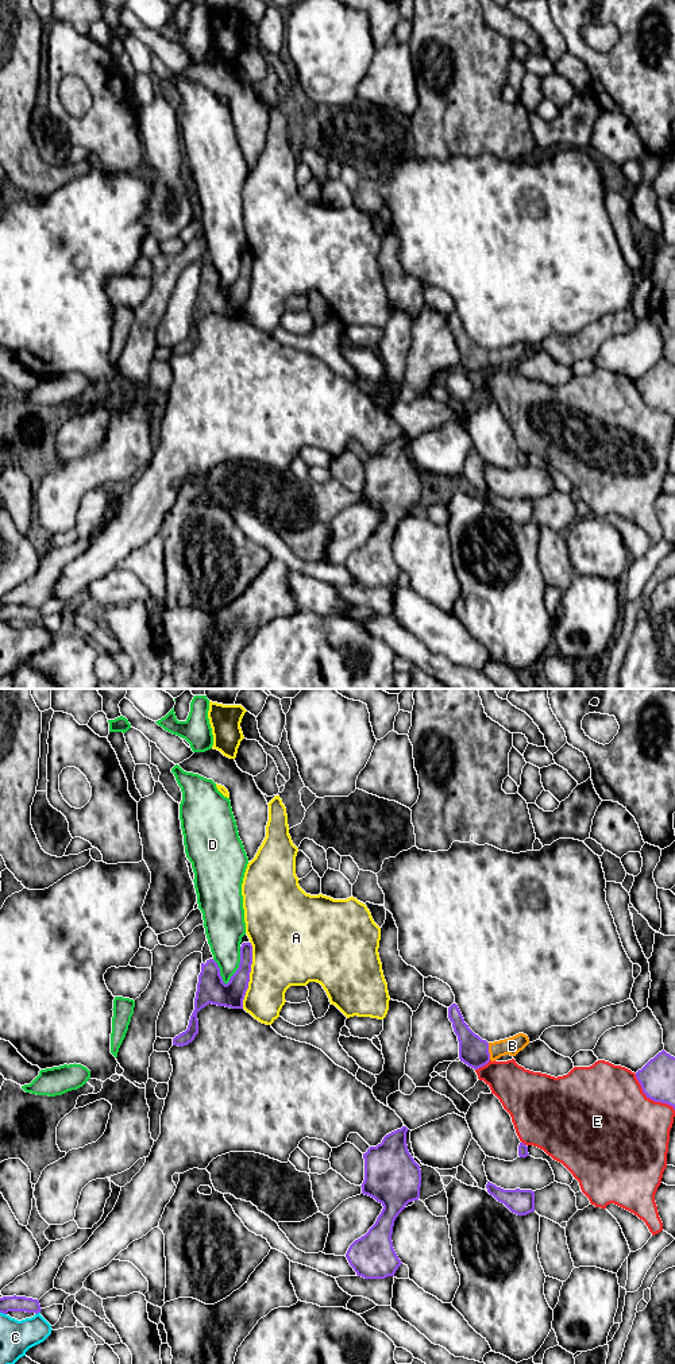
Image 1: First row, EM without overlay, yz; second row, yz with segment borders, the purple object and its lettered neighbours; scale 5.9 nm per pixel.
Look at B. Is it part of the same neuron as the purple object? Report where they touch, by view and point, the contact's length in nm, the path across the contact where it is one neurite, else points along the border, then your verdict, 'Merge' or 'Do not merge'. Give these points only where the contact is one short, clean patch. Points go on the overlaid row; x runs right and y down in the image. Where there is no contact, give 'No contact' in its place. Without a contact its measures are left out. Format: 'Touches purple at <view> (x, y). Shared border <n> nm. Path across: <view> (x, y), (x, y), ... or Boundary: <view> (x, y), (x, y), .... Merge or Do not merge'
Touches purple at yz (488, 1051). Shared border 110 nm. Path across: yz (473, 1051), (488, 1051), (512, 1045). Merge

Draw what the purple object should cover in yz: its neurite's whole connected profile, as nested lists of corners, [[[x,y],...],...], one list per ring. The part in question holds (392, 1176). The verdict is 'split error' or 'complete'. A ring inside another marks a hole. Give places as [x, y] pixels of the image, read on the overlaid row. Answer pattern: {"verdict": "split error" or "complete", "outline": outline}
{"verdict": "complete", "outline": [[[402,1126],[386,1134],[381,1144],[370,1147],[364,1159],[362,1194],[374,1198],[383,1209],[375,1224],[355,1240],[346,1257],[358,1276],[385,1279],[394,1276],[402,1264],[392,1241],[394,1221],[409,1202],[418,1201],[421,1170],[408,1151]]]}

